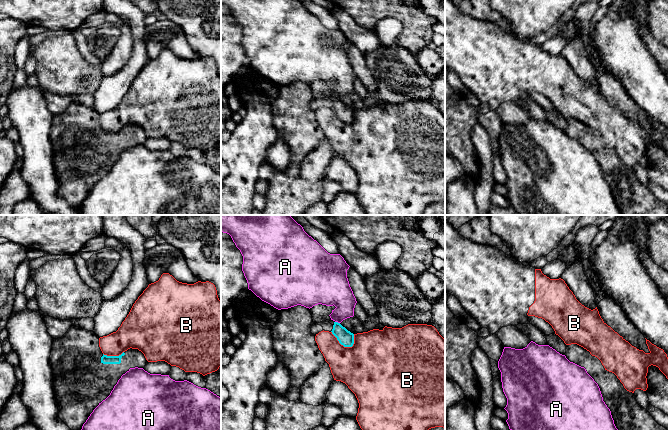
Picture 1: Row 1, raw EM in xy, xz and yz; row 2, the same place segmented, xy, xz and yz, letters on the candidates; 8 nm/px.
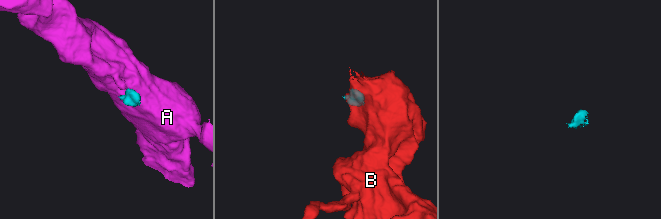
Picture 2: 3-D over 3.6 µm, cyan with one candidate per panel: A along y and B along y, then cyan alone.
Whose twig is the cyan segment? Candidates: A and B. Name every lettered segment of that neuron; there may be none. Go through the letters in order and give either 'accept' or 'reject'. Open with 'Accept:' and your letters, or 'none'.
Accept: none
A: reject
B: reject

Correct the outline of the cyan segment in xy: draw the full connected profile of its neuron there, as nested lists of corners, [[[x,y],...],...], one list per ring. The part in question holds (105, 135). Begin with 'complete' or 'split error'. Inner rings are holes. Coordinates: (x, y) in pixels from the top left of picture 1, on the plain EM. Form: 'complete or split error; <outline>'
split error; [[[70,103],[61,114],[53,115],[50,131],[58,193],[80,210],[90,190],[110,171],[121,152],[130,144],[144,145],[146,139],[144,130],[138,125],[130,124],[119,132],[104,131],[99,123],[99,113],[93,107]]]

